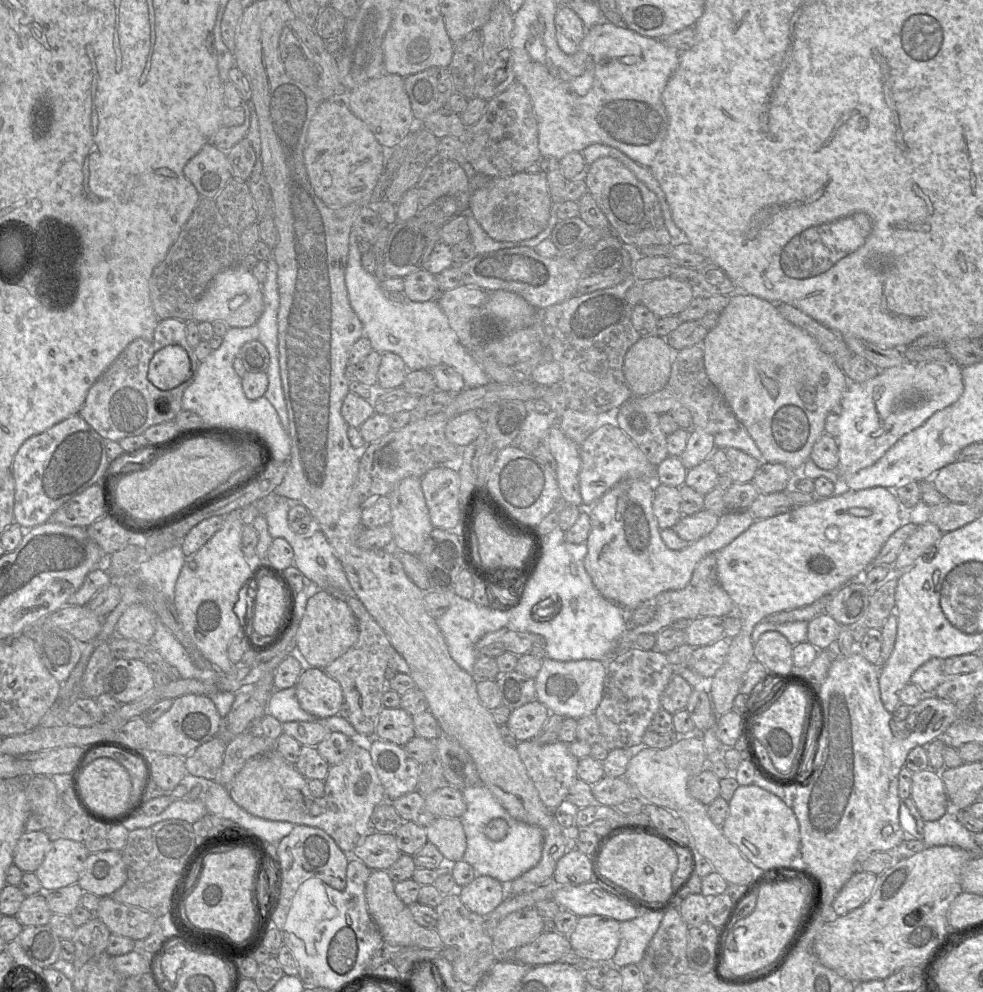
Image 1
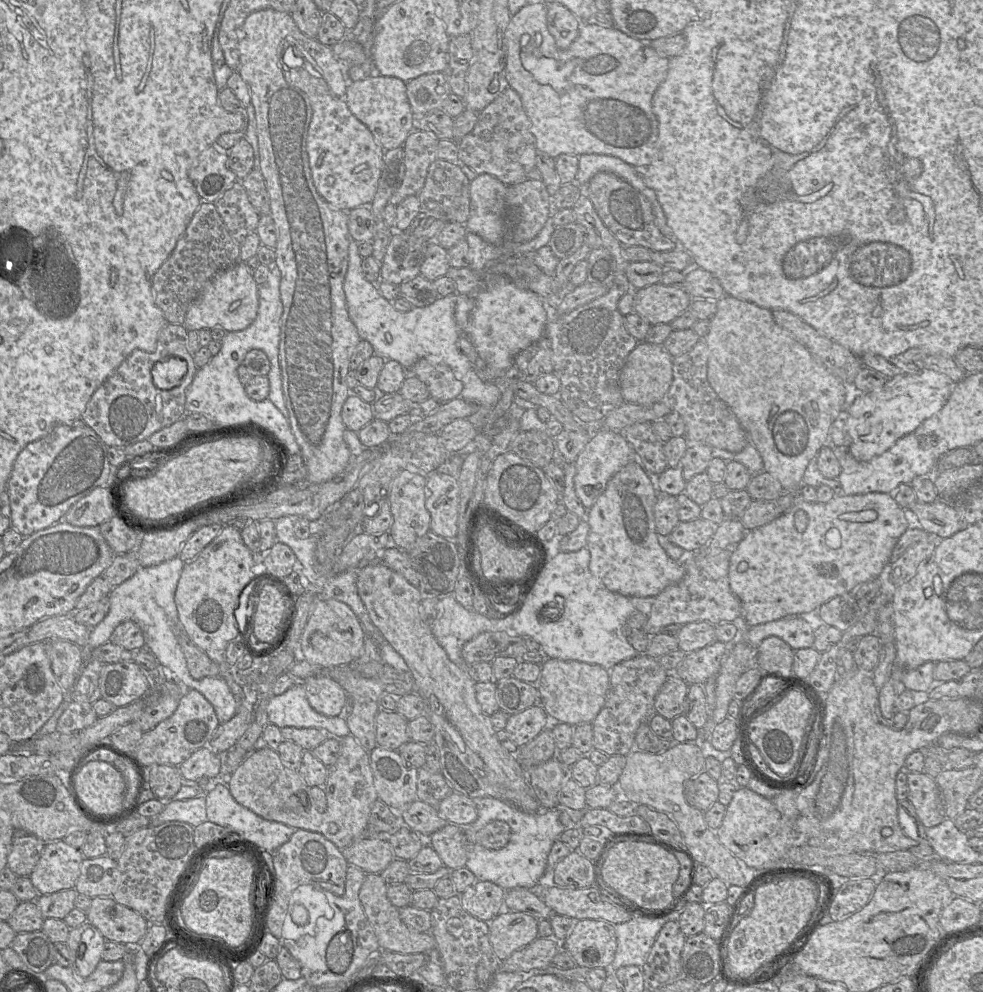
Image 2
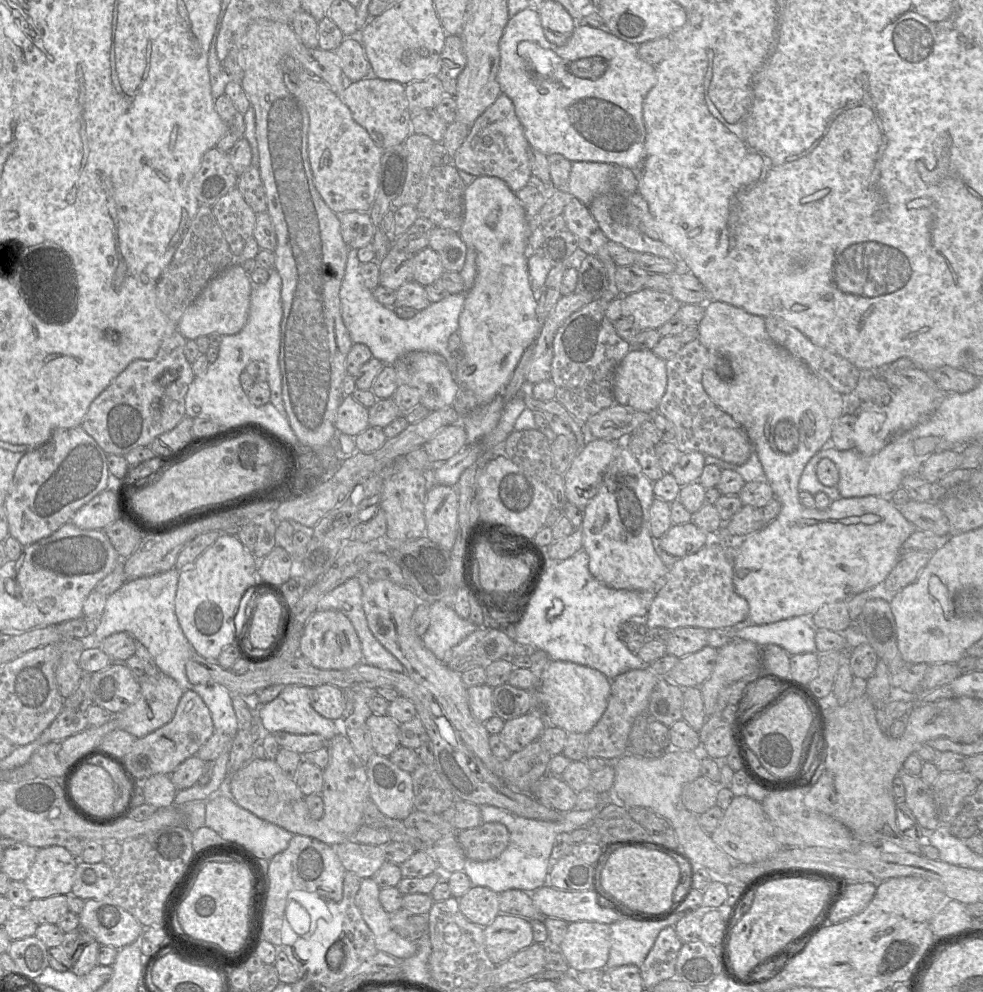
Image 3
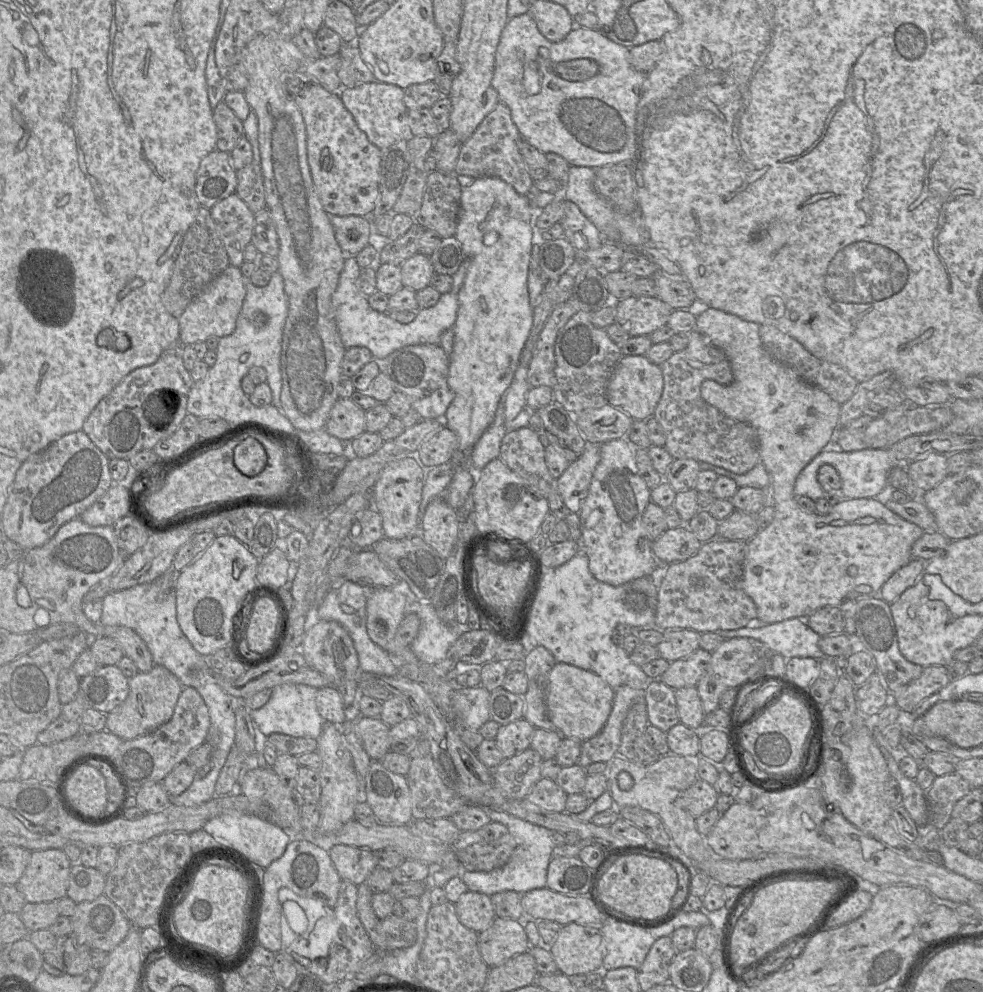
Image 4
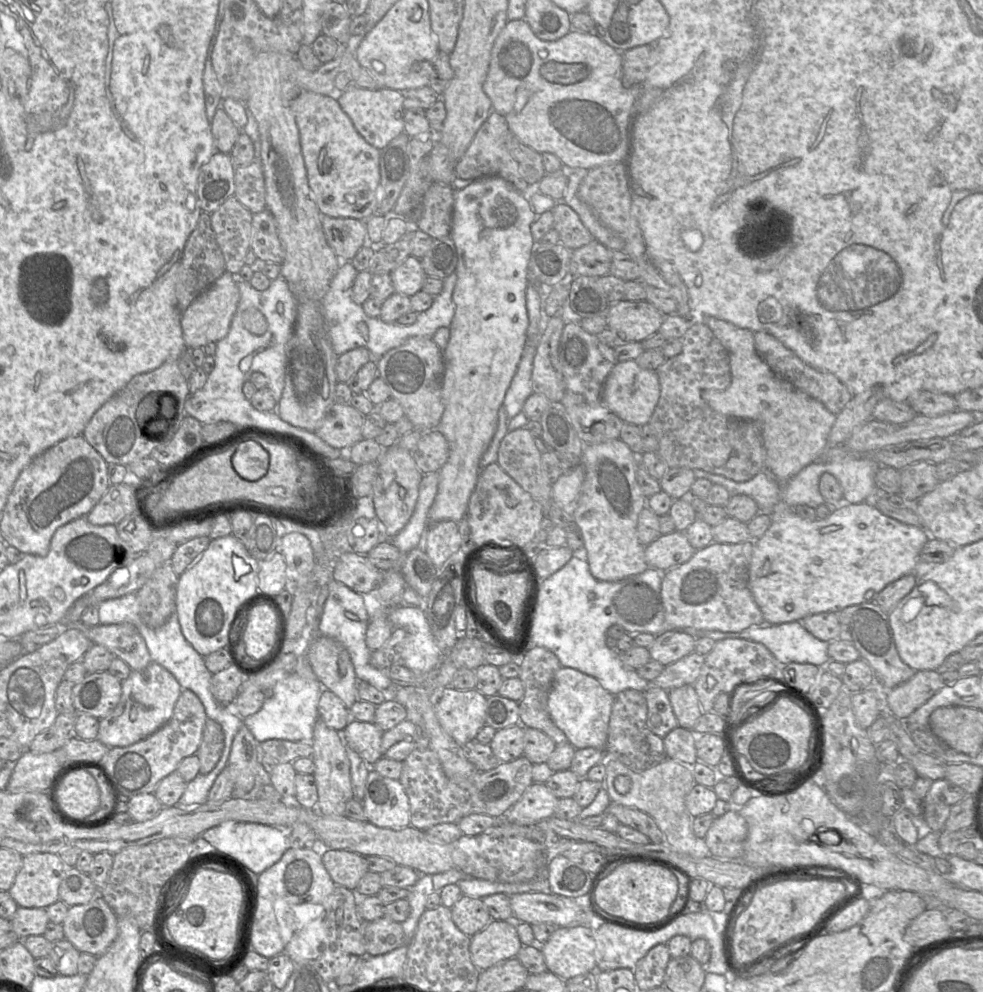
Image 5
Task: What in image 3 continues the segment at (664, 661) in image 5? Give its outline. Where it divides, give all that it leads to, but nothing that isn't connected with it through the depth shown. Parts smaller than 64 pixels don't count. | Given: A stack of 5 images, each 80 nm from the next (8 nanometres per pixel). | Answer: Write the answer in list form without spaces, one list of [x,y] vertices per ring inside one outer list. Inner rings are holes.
[[[699,627],[677,628],[666,642],[667,654],[680,659],[700,651],[707,645],[709,631]]]

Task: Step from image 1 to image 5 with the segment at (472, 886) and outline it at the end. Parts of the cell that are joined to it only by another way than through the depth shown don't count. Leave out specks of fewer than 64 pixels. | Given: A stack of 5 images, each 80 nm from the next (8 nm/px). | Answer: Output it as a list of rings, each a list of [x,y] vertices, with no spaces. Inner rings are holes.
[[[462,895],[451,911],[454,924],[469,937],[482,931],[492,921],[480,898]]]

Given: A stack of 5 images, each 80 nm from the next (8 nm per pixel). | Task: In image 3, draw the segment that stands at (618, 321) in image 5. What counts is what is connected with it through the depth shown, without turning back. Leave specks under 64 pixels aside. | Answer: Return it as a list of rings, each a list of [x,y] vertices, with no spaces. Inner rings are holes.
[[[643,288],[629,295],[621,295],[622,317],[632,318],[640,332],[658,329],[671,320],[682,304],[670,292]]]

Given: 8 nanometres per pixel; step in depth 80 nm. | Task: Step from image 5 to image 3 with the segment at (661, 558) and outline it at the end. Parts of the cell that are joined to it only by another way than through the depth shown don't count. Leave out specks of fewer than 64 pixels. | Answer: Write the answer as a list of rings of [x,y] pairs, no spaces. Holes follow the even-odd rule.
[[[692,521],[672,525],[660,539],[660,547],[675,558],[696,553],[711,541],[712,537],[698,528]]]

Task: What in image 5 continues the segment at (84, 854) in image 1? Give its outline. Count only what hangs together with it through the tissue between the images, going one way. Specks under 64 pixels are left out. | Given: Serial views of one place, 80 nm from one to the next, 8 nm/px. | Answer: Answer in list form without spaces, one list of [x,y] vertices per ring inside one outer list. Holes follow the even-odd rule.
[[[32,853],[24,855],[22,867],[8,892],[19,907],[46,908],[60,899],[59,887],[66,868],[59,854]]]

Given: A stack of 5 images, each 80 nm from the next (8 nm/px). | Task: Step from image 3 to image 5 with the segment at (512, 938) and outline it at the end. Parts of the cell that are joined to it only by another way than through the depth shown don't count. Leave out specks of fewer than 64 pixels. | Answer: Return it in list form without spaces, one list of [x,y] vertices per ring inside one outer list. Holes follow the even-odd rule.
[[[492,920],[482,931],[471,937],[470,957],[473,965],[480,971],[500,962],[516,957],[523,947],[514,920]]]

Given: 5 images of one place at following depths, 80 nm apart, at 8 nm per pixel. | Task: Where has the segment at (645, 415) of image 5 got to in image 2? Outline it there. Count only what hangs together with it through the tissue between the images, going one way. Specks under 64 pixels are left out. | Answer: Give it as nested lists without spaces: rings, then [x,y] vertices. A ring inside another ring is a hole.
[[[640,341],[628,354],[619,375],[619,385],[624,402],[651,405],[663,400],[672,383],[673,357],[663,344],[652,344]]]

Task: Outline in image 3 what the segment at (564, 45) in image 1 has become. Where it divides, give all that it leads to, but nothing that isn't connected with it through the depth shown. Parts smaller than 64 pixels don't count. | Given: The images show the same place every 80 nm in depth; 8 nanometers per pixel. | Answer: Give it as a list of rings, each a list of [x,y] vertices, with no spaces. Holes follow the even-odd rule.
[[[543,2],[537,10],[546,39],[556,46],[565,45],[572,36],[578,22],[559,2]]]

